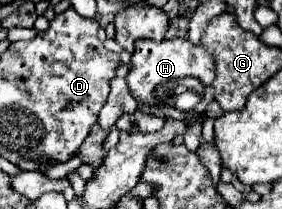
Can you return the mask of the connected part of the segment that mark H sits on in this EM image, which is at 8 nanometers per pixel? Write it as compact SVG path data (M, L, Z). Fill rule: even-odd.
M183 38L161 40L161 42L137 40L131 62L133 62L133 70L127 74L129 92L137 102L143 102L147 106L157 106L159 110L163 110L167 118L185 120L185 118L199 116L205 112L207 104L213 100L215 62L213 62L213 56L203 46L195 46ZM185 92L193 92L199 96L199 102L189 110L177 108L177 98Z

